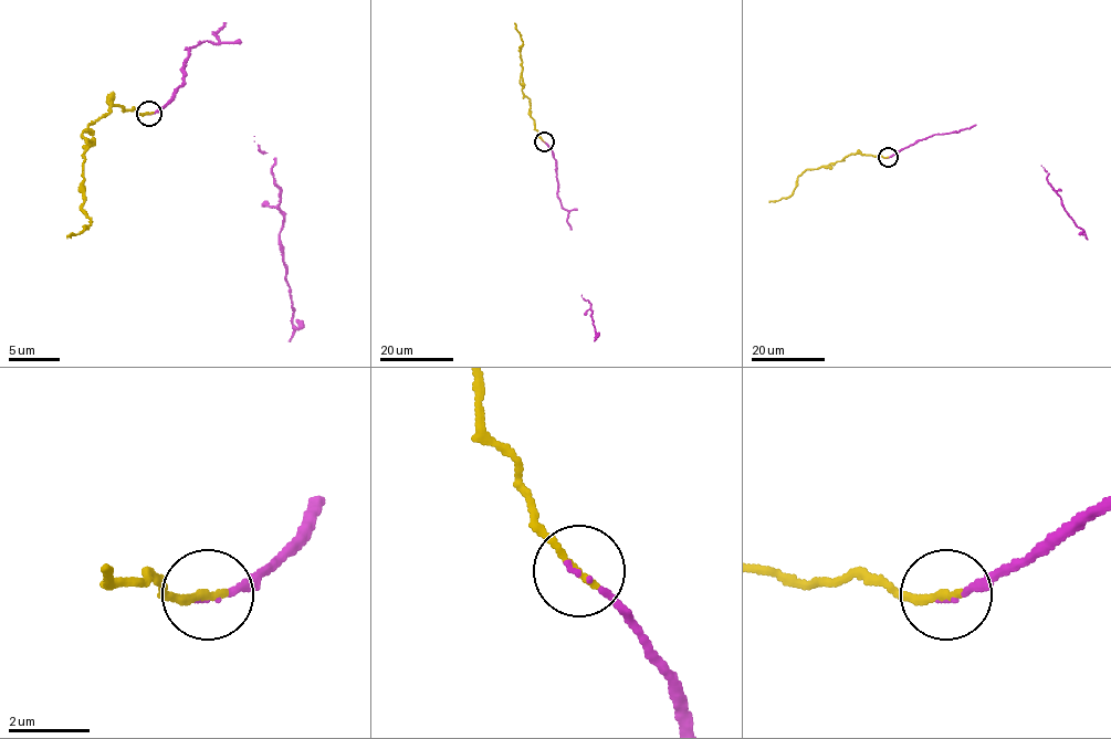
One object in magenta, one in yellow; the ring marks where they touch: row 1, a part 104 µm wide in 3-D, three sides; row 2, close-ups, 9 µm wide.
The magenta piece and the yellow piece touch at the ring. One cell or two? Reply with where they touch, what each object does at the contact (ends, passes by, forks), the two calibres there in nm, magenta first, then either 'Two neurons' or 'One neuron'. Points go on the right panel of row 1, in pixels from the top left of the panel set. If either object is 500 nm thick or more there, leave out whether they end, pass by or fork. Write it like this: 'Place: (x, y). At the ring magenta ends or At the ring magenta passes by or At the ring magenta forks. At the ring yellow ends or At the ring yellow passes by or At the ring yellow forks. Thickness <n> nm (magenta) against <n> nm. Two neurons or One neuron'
Place: (888, 157). At the ring magenta ends. At the ring yellow ends. Thickness 60 nm (magenta) against 200 nm. One neuron

